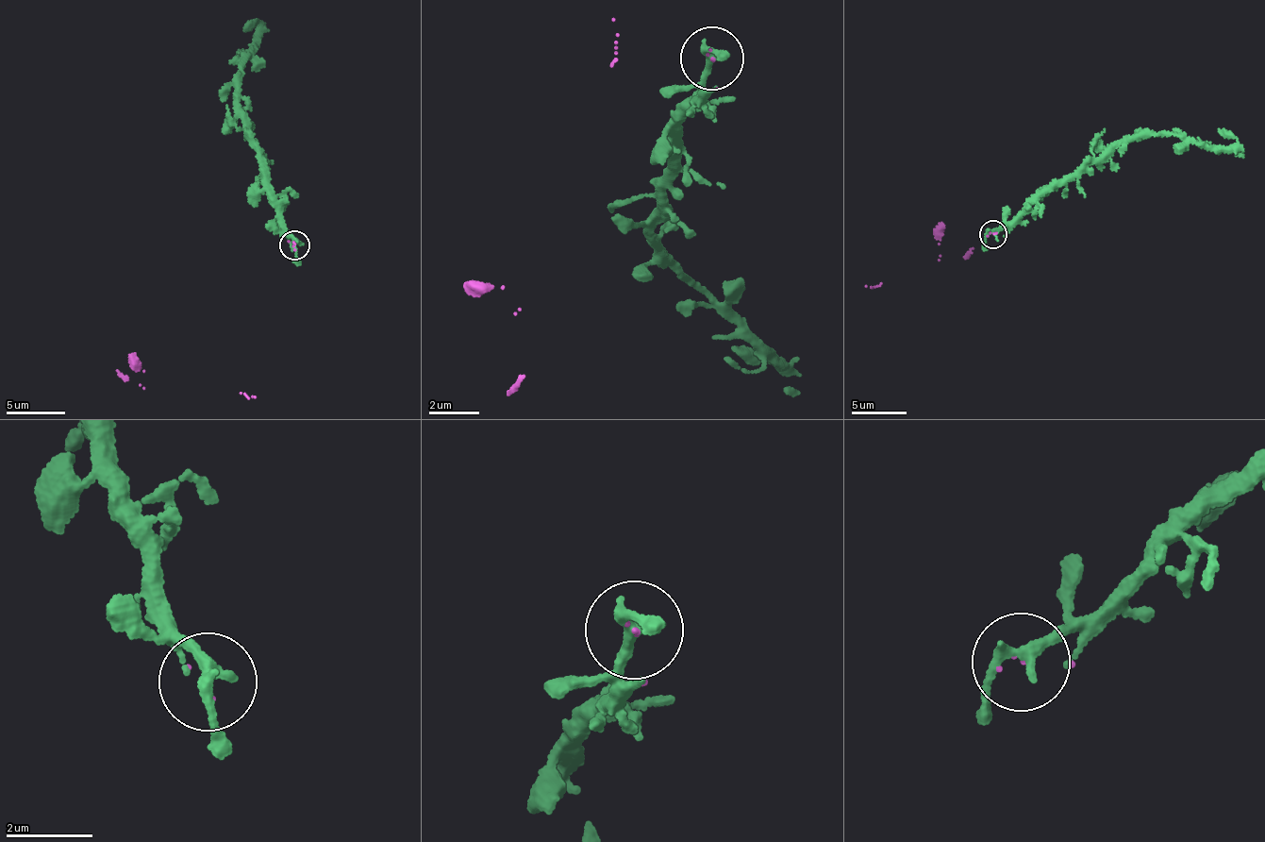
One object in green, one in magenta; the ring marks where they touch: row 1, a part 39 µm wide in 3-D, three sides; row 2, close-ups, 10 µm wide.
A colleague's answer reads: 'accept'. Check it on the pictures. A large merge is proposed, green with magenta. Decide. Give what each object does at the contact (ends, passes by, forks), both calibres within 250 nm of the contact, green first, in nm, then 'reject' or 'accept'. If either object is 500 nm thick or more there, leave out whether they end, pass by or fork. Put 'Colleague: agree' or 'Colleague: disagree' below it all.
green passes by; magenta ends there; 280 nm thick on the green side, 50 nm on the other; accept
Colleague: agree

